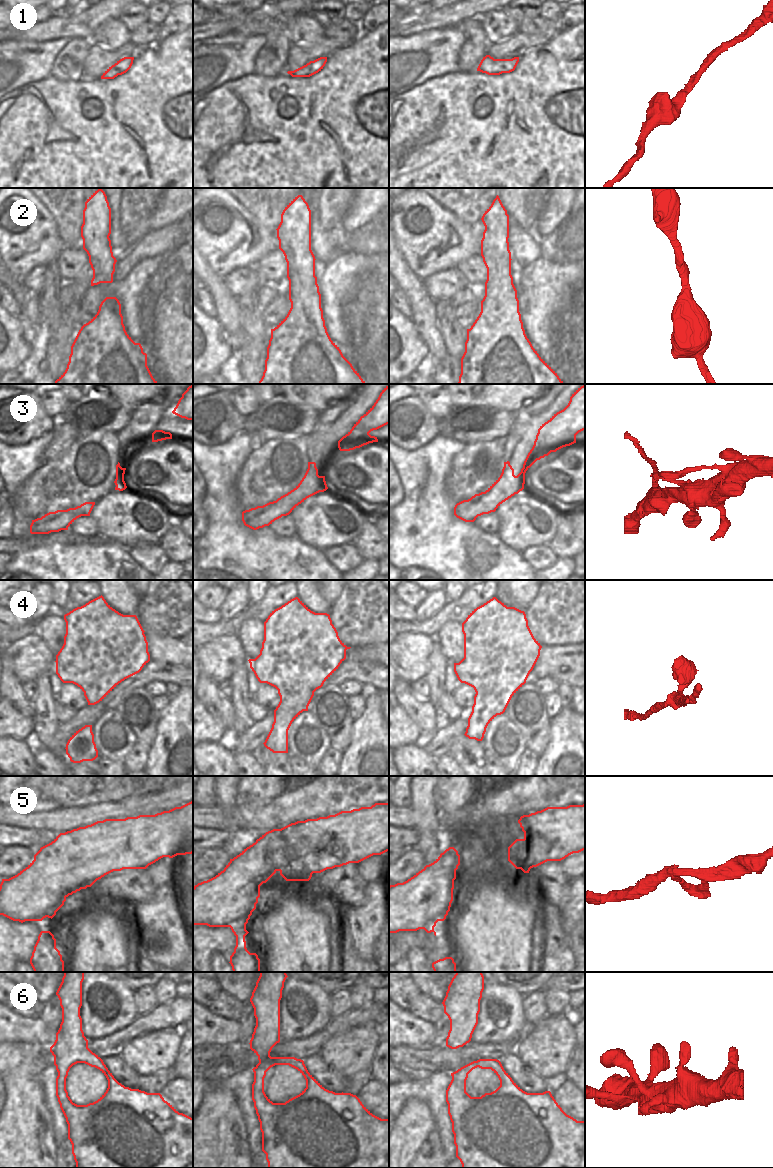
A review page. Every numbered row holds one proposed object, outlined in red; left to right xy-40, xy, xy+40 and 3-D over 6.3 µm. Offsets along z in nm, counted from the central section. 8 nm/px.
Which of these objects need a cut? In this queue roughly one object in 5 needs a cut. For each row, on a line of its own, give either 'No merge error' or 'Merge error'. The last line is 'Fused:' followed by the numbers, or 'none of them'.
1: No merge error
2: No merge error
3: Merge error
4: No merge error
5: Merge error
6: No merge error
Fused: 3, 5.

